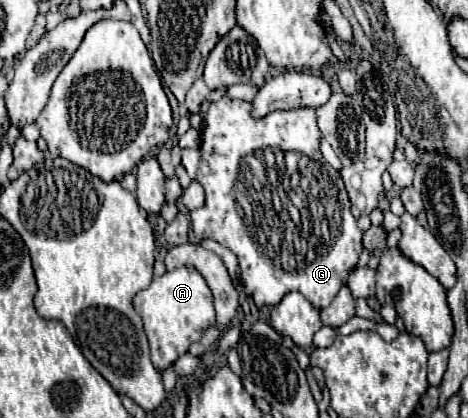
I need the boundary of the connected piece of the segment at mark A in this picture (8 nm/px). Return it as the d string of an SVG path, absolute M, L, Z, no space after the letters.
M178 267L152 279L150 287L134 297L134 309L142 317L150 345L150 359L158 371L174 365L192 343L202 339L206 329L216 325L212 291L194 267Z

